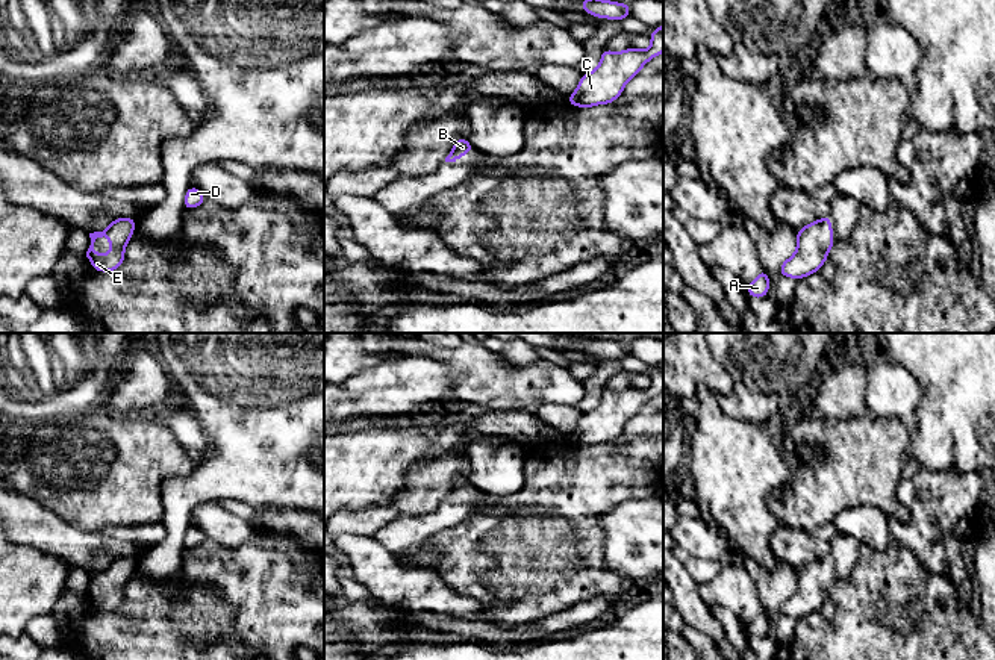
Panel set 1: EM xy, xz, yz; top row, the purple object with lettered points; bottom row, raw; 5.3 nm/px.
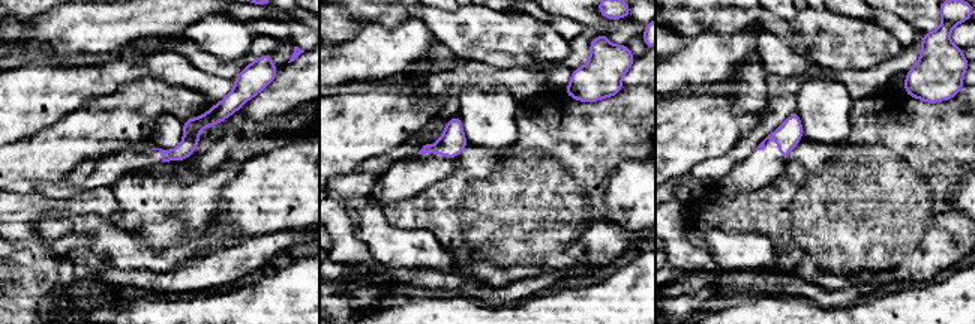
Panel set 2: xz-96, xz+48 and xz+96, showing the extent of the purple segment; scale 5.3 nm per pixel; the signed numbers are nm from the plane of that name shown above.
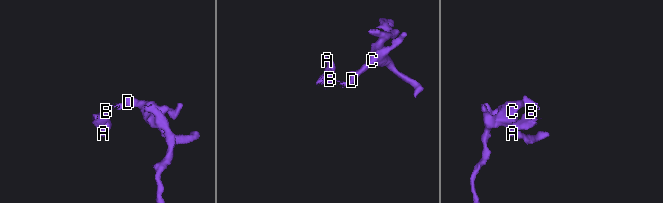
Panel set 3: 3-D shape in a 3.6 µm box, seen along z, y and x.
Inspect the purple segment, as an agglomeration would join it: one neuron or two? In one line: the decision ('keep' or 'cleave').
keep

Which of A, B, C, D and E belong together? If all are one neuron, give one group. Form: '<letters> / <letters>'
A B C D E

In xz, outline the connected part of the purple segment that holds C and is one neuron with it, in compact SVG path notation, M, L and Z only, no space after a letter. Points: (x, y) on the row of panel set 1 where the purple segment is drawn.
M663 24L651 33L651 45L647 50L633 47L624 51L603 48L600 65L582 74L575 91L566 103L577 107L594 107L595 104L613 103L642 67L663 51Z

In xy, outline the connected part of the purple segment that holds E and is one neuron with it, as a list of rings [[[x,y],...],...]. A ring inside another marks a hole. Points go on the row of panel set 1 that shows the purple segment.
[[[120,216],[114,219],[108,229],[89,233],[91,245],[86,251],[86,257],[89,259],[92,269],[101,272],[118,269],[124,262],[124,251],[130,236],[135,232],[135,227],[136,219]],[[104,235],[109,238],[109,247],[112,248],[112,251],[108,254],[98,254],[94,250],[94,242],[97,238],[103,238]]]

